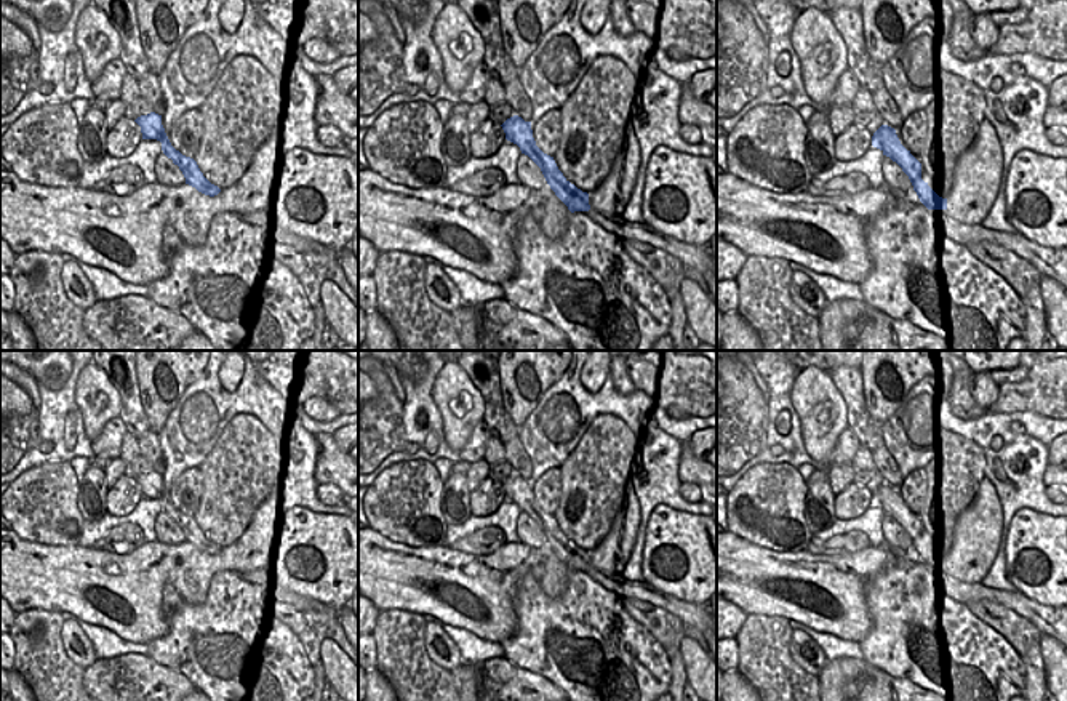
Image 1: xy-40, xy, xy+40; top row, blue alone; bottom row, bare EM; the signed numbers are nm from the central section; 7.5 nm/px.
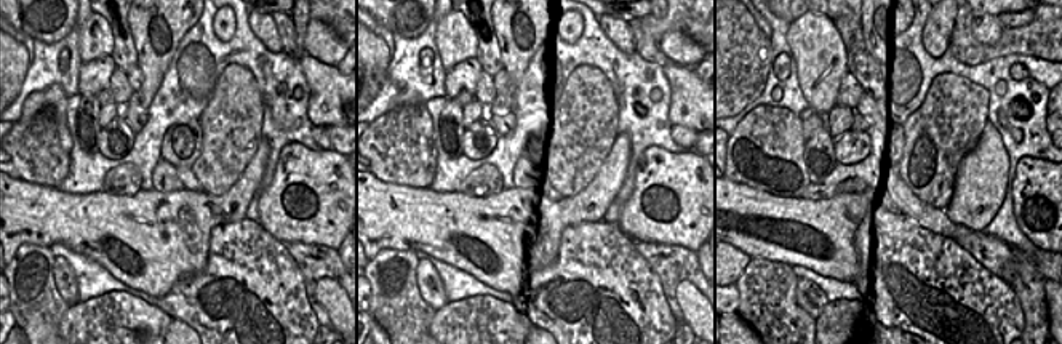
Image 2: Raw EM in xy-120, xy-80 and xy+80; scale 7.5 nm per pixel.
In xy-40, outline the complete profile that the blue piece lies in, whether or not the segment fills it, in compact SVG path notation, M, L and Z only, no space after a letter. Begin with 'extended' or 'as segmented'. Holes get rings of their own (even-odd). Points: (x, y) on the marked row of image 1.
as segmented; M150 112L147 115L141 115L134 120L141 126L142 139L157 139L162 142L163 154L173 160L174 165L179 166L186 178L186 184L195 187L198 192L214 197L221 192L221 189L211 184L203 173L200 171L197 162L190 157L182 155L176 150L162 125L162 115Z

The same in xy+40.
extended; M881 125L872 136L872 146L896 162L913 186L912 190L893 190L899 211L913 211L925 224L944 224L966 243L989 242L1011 250L1067 290L1067 248L1049 248L1017 232L1006 234L985 229L982 224L960 222L947 210L947 198L939 197L921 179L921 163L901 144L894 128Z

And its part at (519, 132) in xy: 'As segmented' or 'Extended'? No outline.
Extended.

